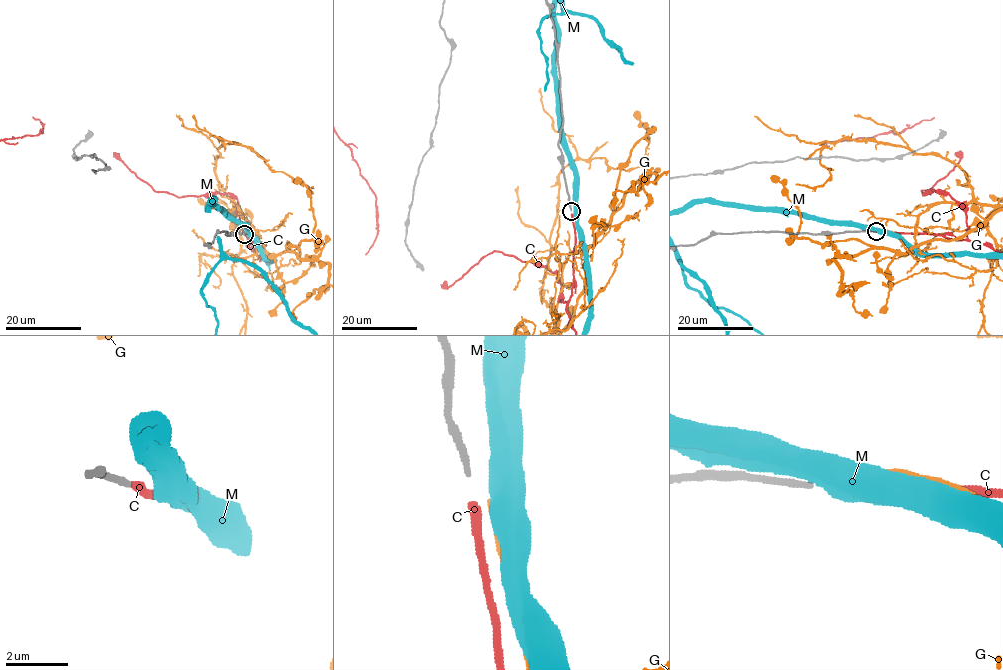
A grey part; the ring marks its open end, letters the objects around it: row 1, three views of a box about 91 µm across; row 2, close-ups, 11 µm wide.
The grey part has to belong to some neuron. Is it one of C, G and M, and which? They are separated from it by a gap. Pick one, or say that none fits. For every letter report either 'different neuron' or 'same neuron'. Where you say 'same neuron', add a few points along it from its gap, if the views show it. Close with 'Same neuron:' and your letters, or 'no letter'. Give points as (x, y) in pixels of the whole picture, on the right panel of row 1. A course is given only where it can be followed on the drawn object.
C: same neuron
G: different neuron
M: different neuron
Same neuron: C

